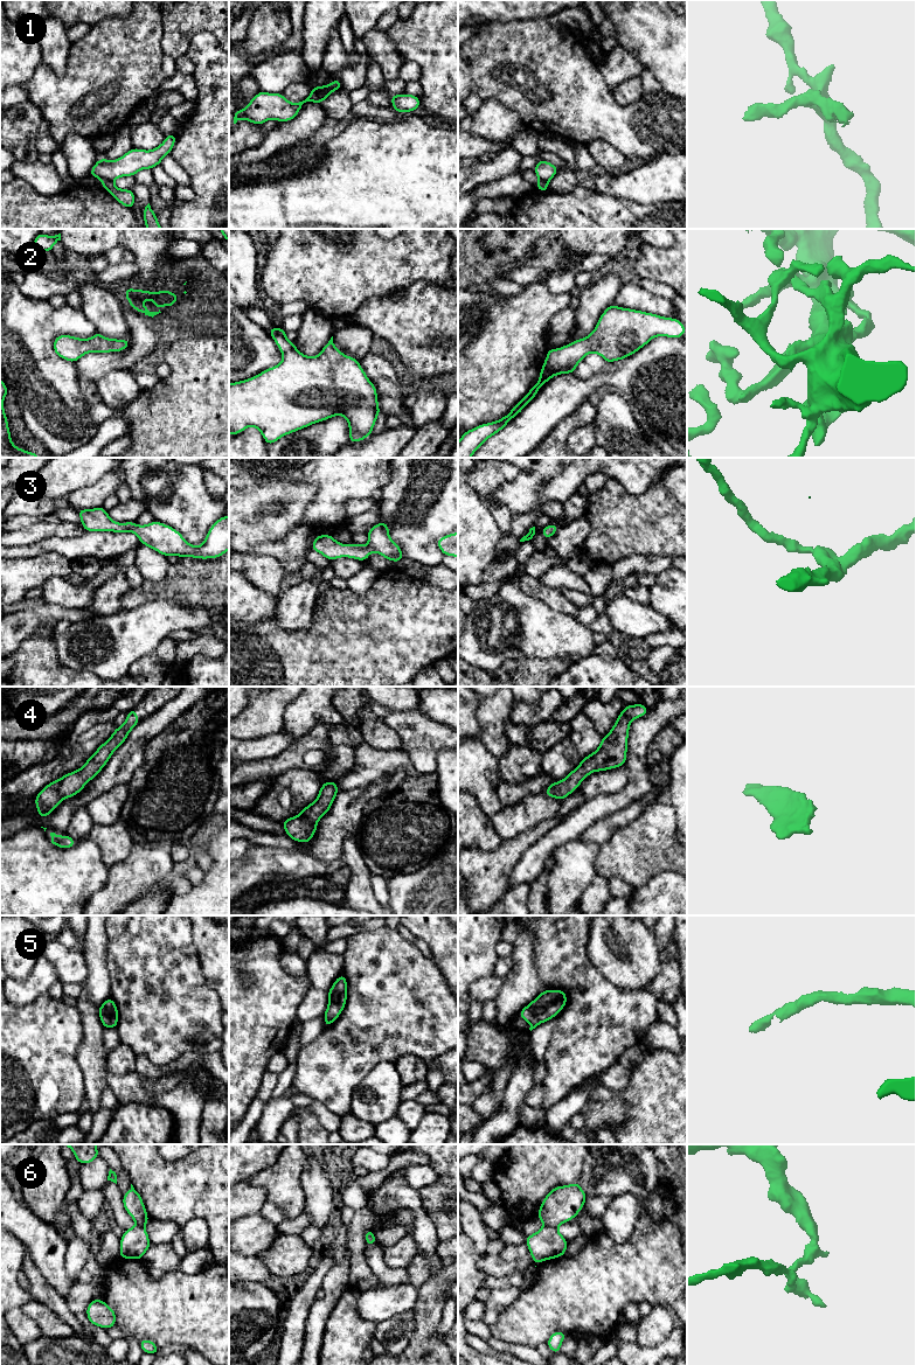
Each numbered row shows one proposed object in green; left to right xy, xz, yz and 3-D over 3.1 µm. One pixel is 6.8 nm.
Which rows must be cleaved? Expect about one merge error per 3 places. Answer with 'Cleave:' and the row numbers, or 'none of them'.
Cleave: 1, 6

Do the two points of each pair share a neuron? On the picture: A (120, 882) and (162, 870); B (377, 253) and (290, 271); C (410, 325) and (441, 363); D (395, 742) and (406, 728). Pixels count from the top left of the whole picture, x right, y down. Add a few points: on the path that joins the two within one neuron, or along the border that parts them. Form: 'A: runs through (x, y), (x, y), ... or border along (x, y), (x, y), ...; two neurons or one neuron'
A: runs through (131, 877), (140, 870), (152, 870); one neuron
B: runs through (355, 262), (312, 262); one neuron
C: runs through (416, 336), (416, 347), (429, 352); one neuron
D: border along (382, 719), (400, 737), (401, 747); two neurons

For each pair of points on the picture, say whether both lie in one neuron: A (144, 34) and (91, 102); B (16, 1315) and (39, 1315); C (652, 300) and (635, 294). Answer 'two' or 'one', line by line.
A: one
B: two
C: one

